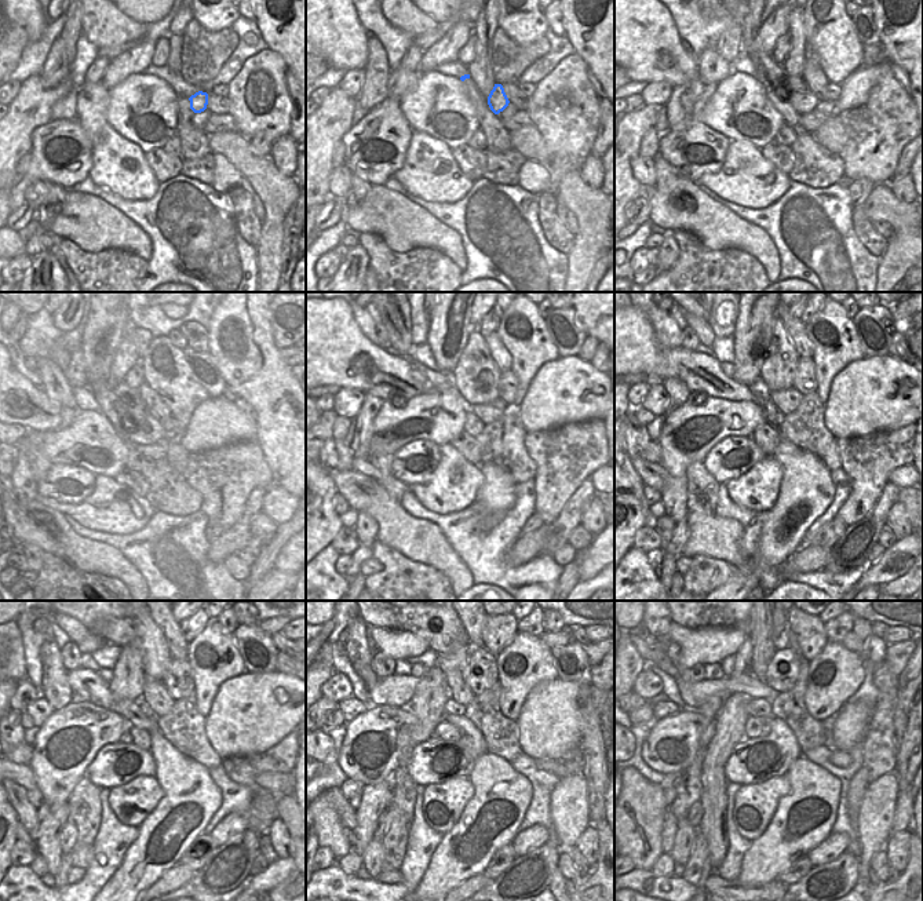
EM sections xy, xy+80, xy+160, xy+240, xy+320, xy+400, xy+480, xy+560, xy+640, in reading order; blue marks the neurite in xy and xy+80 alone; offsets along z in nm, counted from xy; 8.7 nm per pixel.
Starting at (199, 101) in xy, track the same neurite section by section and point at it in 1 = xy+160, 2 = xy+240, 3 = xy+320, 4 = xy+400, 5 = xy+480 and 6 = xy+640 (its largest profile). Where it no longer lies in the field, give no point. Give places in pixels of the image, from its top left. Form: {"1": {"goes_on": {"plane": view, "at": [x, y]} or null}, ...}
{"1": {"goes_on": {"plane": "xy+160", "at": [794, 90]}}, "2": {"goes_on": {"plane": "xy+240", "at": [161, 374]}}, "3": {"goes_on": {"plane": "xy+320", "at": [475, 376]}}, "4": {"goes_on": {"plane": "xy+400", "at": [779, 372]}}, "5": {"goes_on": {"plane": "xy+480", "at": [135, 628]}}, "6": {"goes_on": {"plane": "xy+640", "at": [747, 628]}}}

